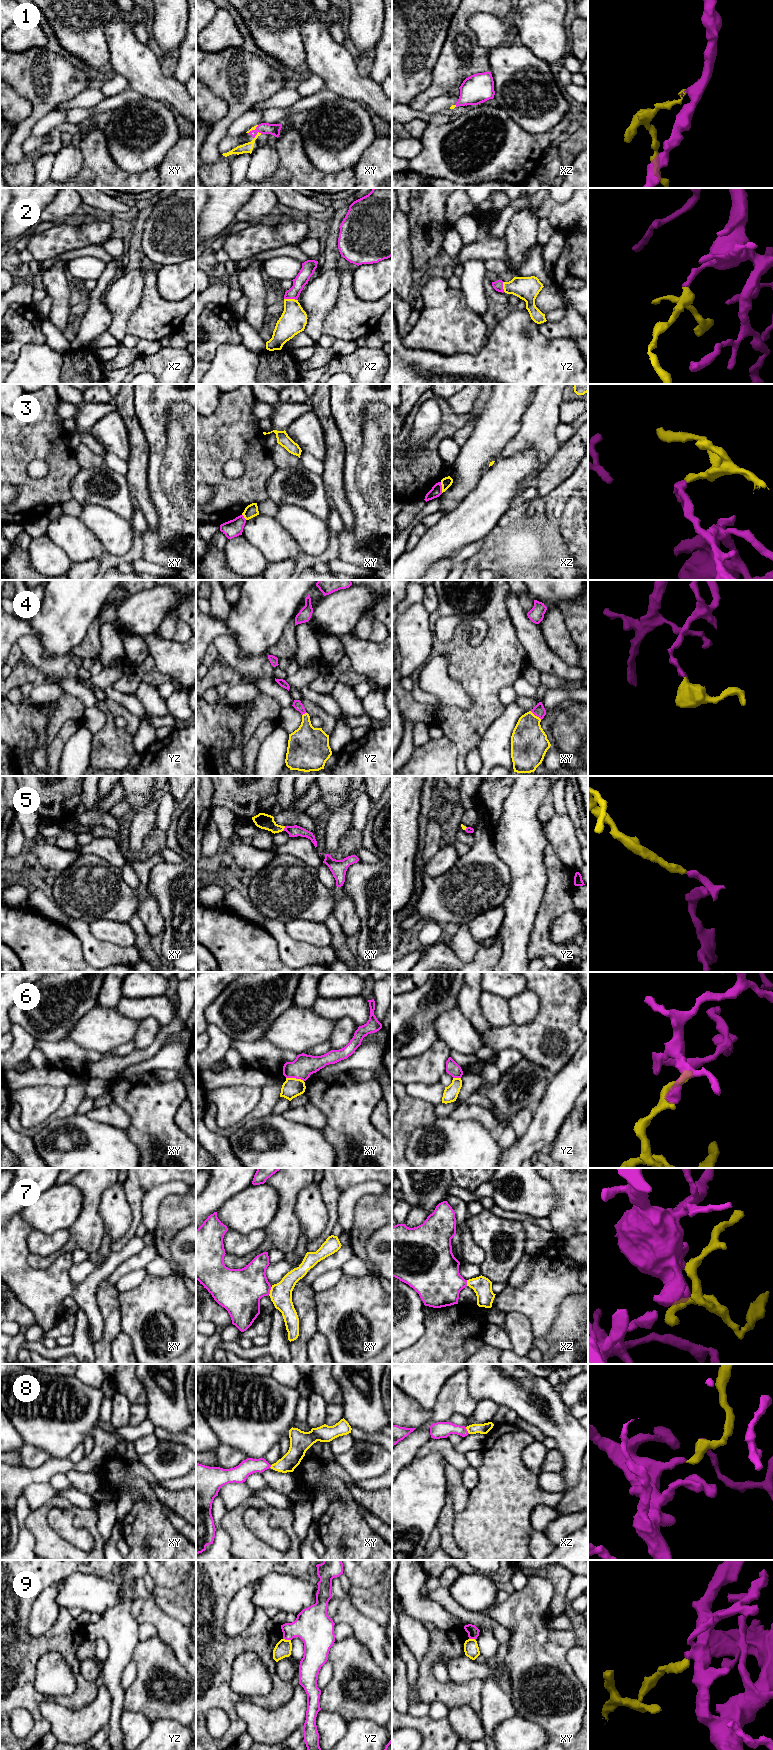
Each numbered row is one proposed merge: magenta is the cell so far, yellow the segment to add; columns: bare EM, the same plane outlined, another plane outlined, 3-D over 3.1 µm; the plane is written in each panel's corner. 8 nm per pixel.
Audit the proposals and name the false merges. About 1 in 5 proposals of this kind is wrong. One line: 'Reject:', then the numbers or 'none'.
Reject: 3, 6, 9

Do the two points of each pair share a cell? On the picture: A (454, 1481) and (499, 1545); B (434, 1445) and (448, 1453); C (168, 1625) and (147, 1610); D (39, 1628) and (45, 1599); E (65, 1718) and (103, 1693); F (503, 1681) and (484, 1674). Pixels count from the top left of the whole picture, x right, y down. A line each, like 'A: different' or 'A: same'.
A: different
B: same
C: same
D: same
E: same
F: same

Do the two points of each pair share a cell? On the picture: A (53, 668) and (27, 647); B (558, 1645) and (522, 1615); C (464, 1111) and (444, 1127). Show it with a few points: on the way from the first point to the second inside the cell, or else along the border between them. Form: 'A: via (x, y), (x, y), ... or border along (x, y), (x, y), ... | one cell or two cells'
A: via (47, 666), (33, 653) | one cell
B: via (549, 1642), (531, 1624) | one cell
C: border along (448, 1116), (456, 1120), (474, 1120), (476, 1122) | two cells

